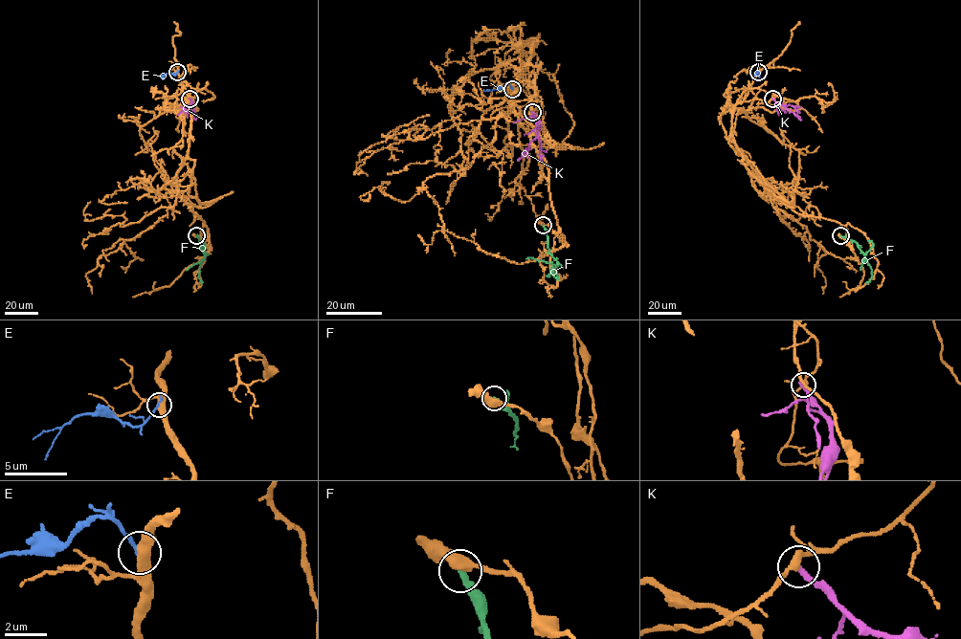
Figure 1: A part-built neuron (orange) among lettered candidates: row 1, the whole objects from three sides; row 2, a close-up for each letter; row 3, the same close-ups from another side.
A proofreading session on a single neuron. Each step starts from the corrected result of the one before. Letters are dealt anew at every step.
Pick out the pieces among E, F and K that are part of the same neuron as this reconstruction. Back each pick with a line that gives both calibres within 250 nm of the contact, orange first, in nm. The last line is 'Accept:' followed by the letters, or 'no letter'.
Accept: no letter

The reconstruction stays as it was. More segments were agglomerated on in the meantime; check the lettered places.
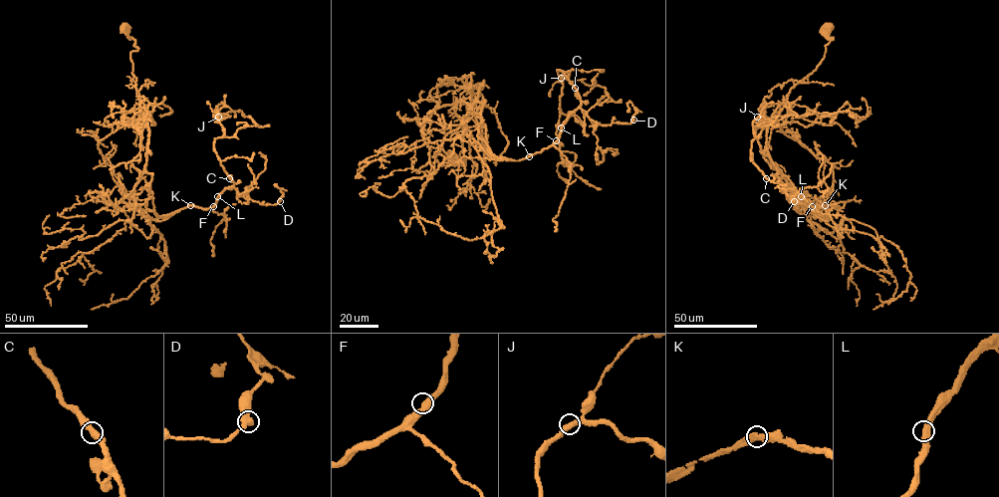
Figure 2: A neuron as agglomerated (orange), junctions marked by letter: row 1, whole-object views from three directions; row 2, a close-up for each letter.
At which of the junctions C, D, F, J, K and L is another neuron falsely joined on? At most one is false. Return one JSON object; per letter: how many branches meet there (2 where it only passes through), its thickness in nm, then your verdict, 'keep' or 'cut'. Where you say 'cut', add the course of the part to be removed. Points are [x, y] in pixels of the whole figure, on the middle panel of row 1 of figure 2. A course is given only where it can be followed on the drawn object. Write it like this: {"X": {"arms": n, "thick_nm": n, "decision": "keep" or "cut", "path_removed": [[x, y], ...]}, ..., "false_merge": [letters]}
{"C": {"arms": 2, "thick_nm": 420, "decision": "keep"}, "D": {"arms": 2, "thick_nm": 480, "decision": "keep"}, "F": {"arms": 2, "thick_nm": 480, "decision": "keep"}, "J": {"arms": 2, "thick_nm": 420, "decision": "keep"}, "K": {"arms": 2, "thick_nm": 440, "decision": "keep"}, "L": {"arms": 2, "thick_nm": 440, "decision": "keep"}, "false_merge": []}

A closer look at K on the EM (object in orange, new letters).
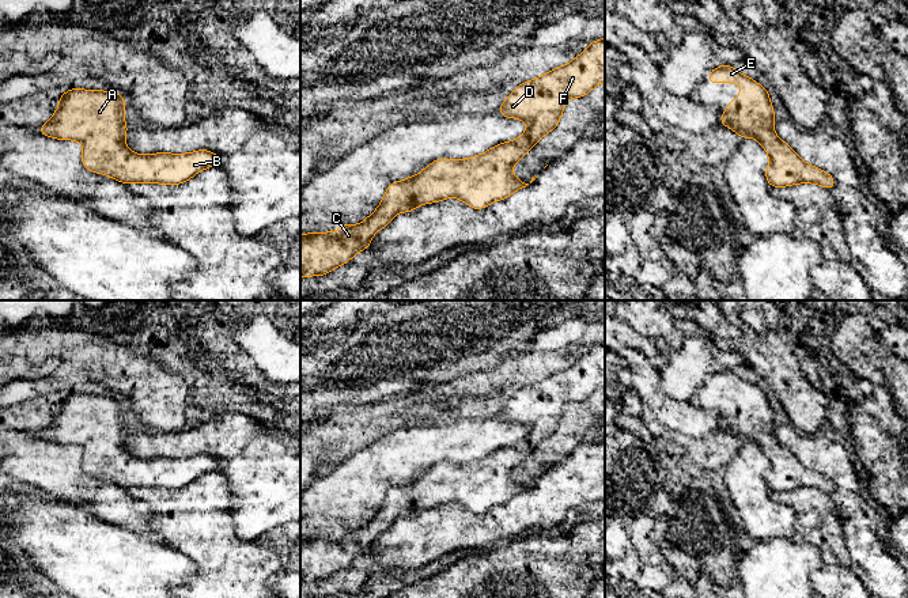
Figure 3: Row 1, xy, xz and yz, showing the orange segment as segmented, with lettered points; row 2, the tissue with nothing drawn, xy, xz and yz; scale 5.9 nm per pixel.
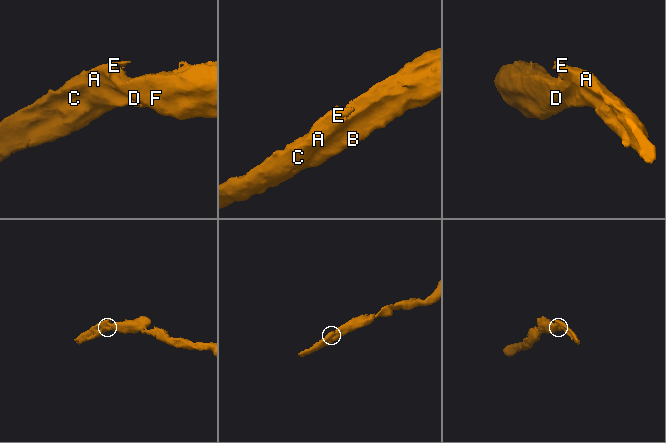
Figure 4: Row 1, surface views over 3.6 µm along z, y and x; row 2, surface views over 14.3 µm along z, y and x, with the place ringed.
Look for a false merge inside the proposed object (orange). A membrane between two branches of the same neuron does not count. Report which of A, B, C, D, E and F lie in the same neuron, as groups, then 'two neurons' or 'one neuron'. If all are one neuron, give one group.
A B C D E F | one neuron

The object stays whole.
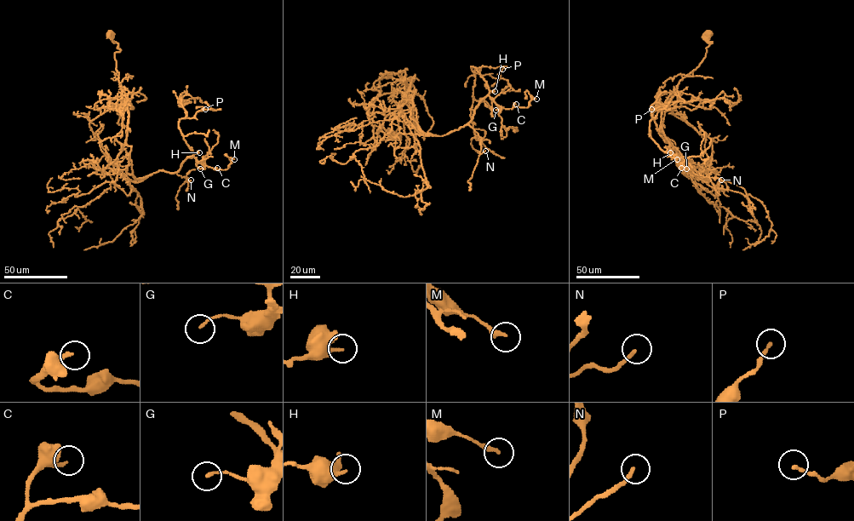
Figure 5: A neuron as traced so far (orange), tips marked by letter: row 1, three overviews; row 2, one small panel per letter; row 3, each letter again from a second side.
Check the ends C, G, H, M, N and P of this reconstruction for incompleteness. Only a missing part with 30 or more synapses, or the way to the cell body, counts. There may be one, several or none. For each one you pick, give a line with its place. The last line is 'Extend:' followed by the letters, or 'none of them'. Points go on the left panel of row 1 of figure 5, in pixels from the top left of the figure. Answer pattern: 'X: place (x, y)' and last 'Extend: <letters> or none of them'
N: place (191, 180)
Extend: N

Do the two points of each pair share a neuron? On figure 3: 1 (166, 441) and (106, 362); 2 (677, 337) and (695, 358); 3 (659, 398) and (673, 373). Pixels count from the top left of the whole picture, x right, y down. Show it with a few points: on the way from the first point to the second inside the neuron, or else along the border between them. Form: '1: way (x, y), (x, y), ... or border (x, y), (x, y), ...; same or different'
1: border (186, 426), (170, 431), (150, 430); different
2: border (685, 337), (676, 348), (655, 339); different
3: border (658, 370), (661, 386), (673, 398), (689, 401); different

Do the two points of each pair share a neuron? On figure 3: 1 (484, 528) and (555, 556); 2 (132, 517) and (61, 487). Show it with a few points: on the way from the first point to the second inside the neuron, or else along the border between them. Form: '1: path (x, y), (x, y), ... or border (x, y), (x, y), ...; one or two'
1: border (515, 537), (506, 538), (491, 548); two
2: path (114, 504), (79, 488); one

